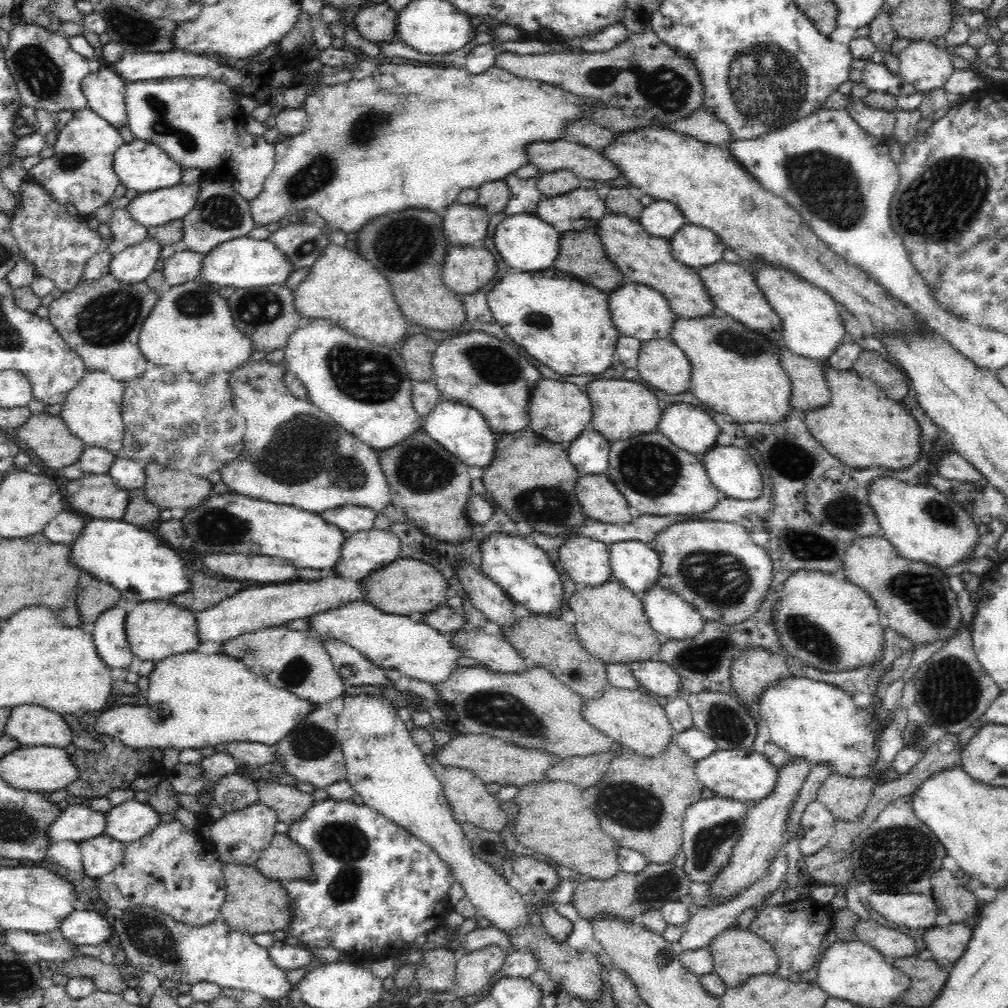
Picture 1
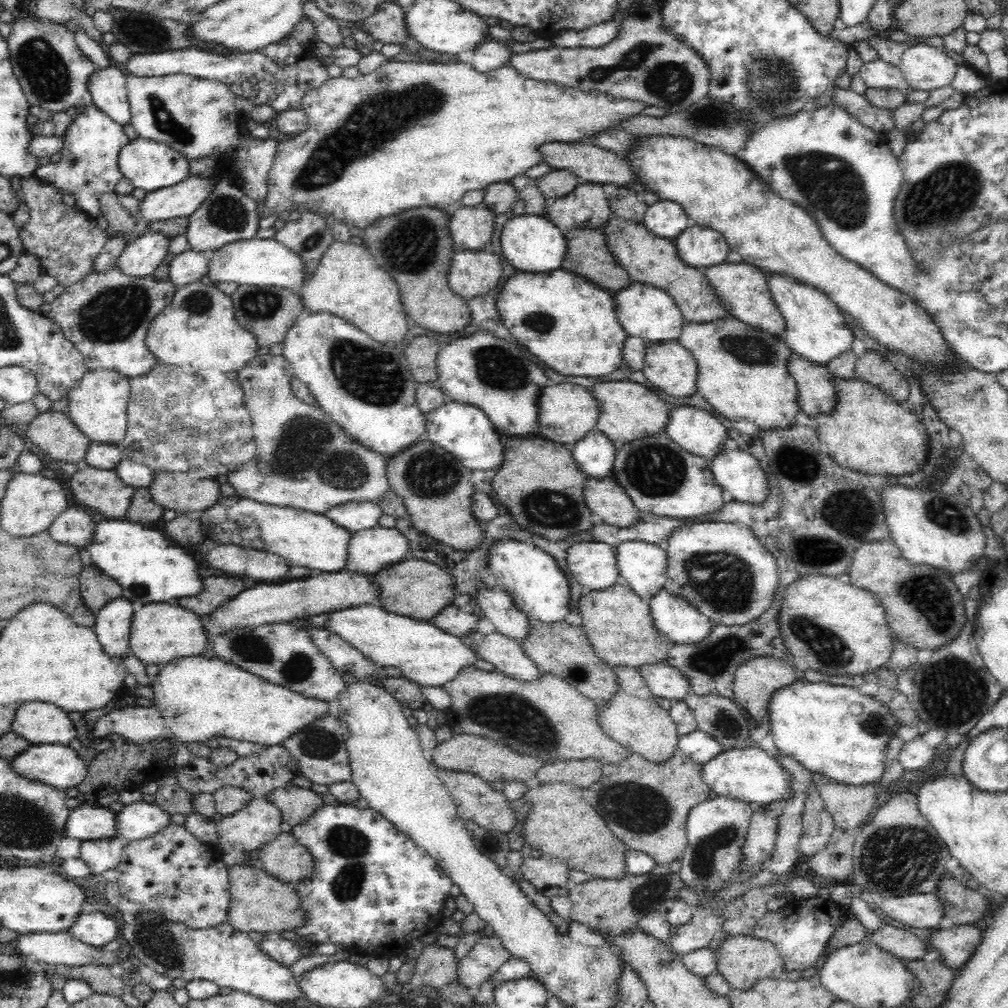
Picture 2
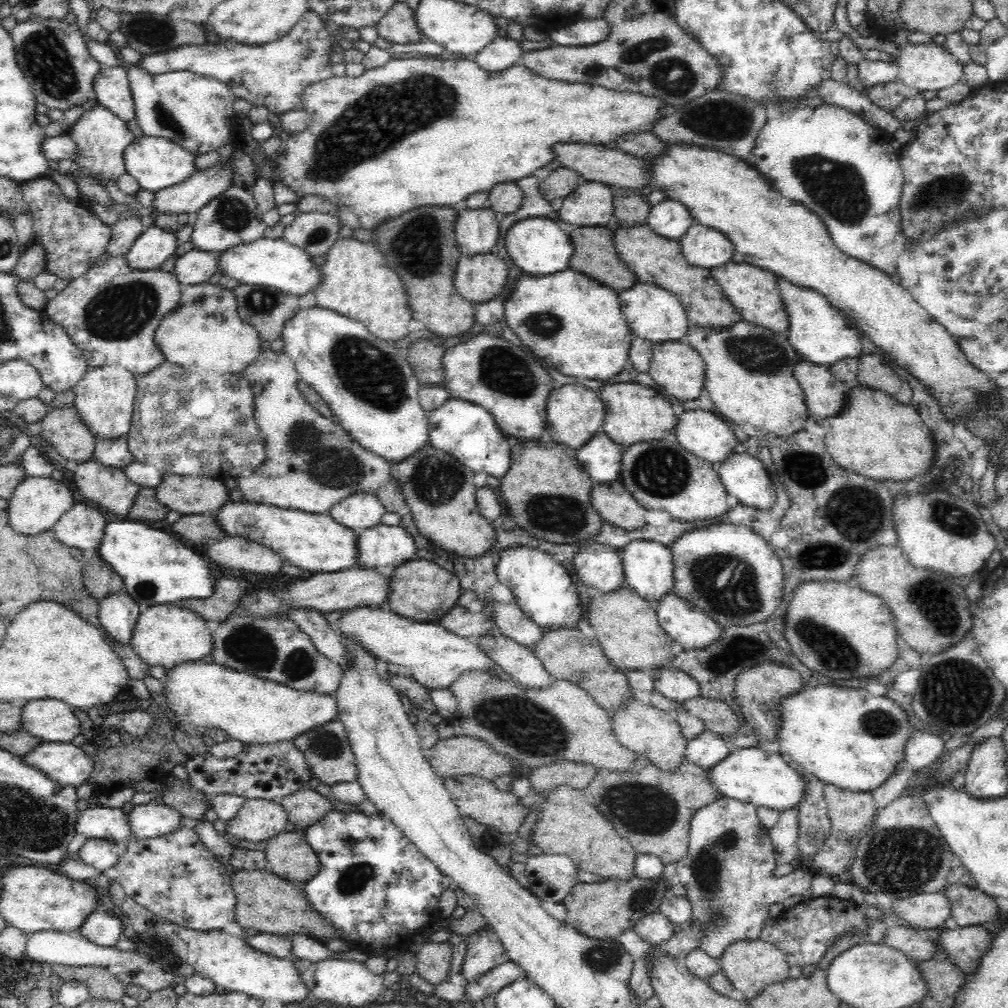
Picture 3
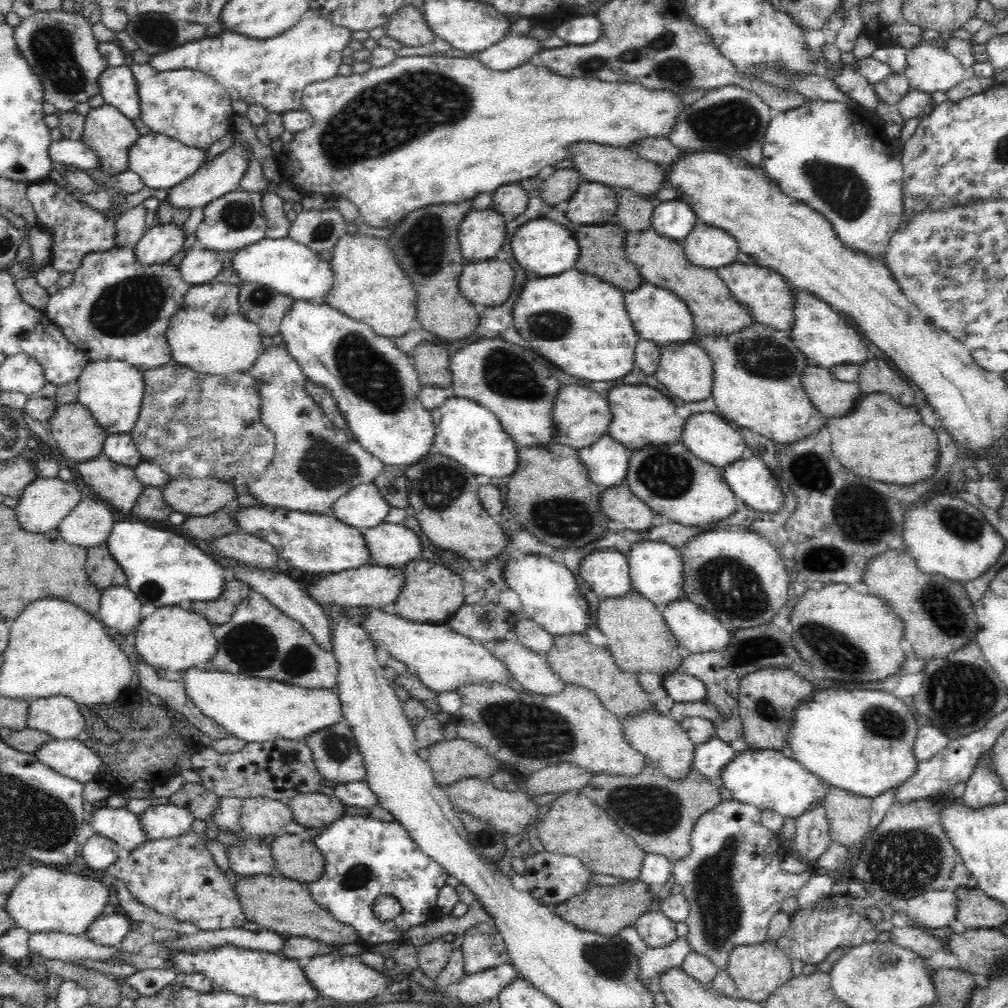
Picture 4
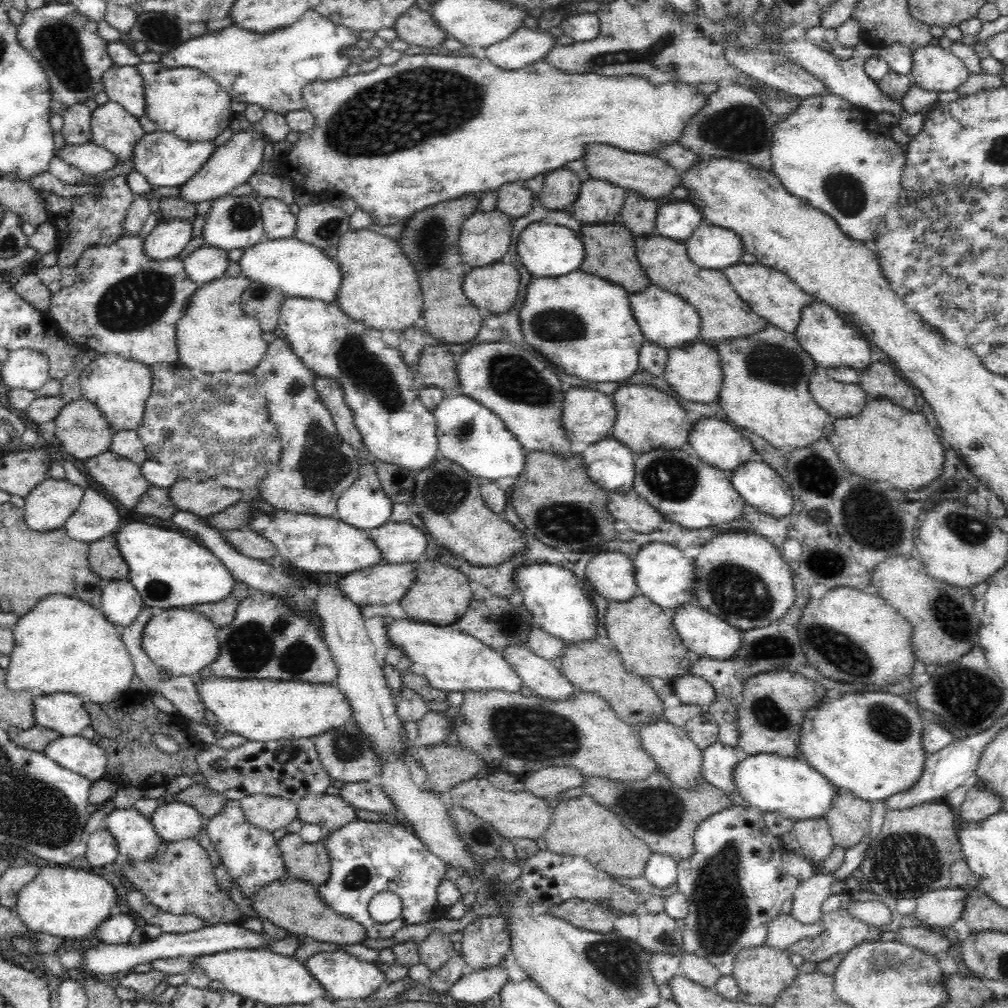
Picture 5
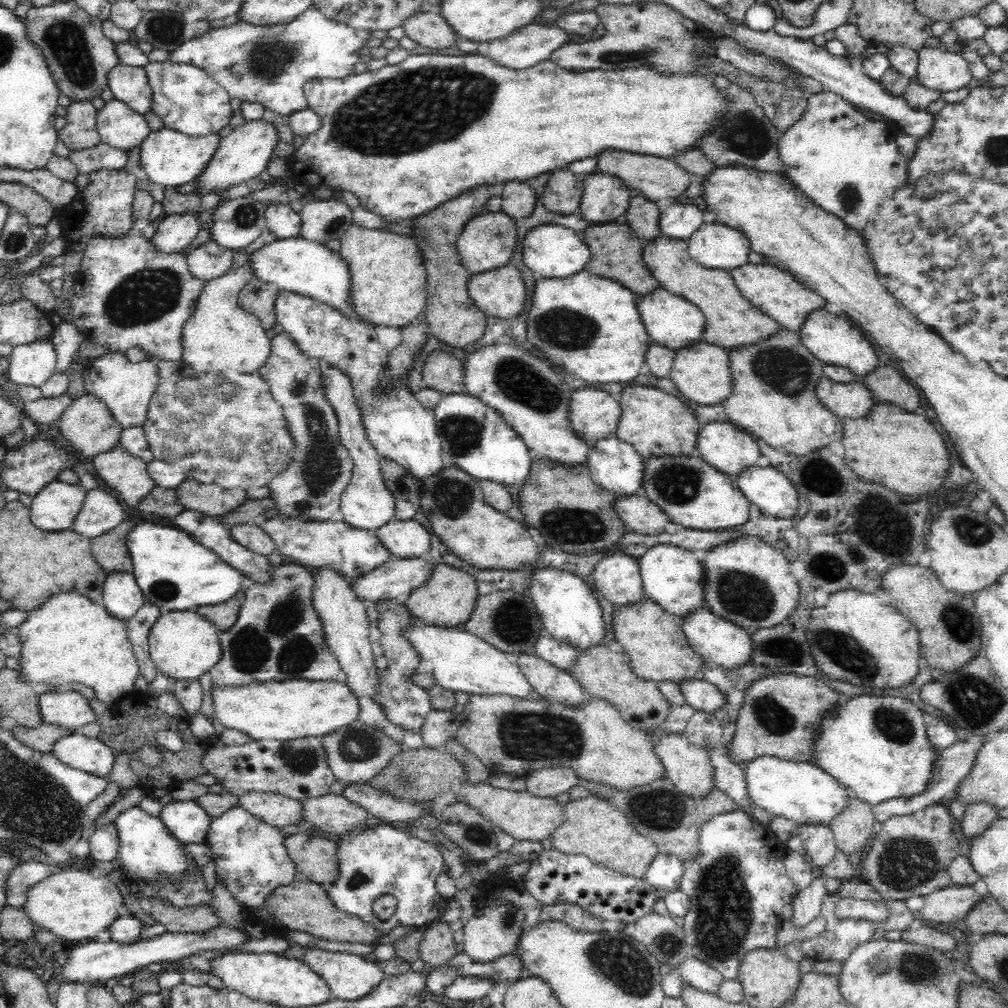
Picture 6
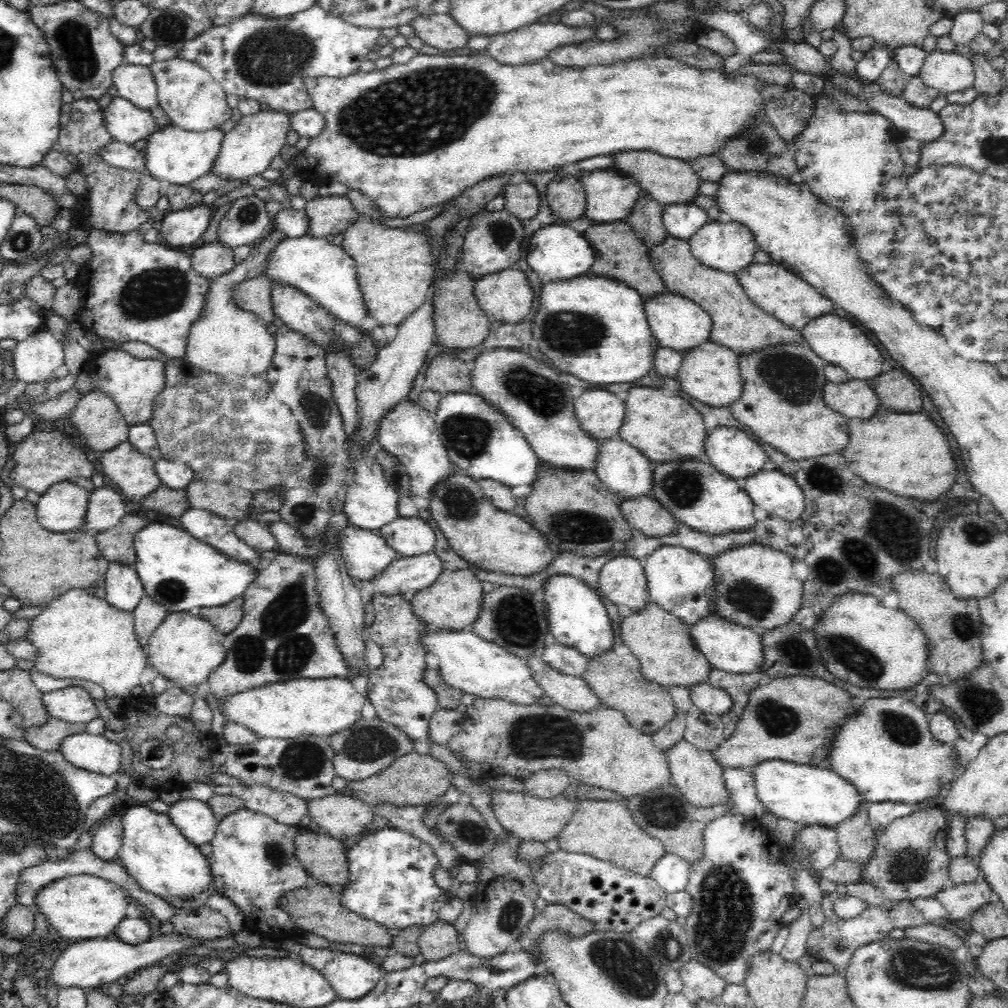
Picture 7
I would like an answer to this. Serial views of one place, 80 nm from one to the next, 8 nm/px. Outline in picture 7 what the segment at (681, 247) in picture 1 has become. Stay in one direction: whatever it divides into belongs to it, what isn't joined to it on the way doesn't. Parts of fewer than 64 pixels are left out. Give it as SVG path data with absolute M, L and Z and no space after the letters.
M724 219L708 220L688 241L692 256L705 267L730 274L735 274L752 263L756 251L756 241L752 232L748 231L748 227L744 227L736 221Z

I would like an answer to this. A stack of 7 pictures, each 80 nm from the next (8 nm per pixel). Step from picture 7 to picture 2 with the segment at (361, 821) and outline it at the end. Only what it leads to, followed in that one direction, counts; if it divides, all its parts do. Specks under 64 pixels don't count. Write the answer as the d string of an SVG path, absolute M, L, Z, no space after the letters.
M304 783L292 784L289 788L275 789L266 797L281 813L284 823L305 824L308 818L323 804L319 794L315 794Z

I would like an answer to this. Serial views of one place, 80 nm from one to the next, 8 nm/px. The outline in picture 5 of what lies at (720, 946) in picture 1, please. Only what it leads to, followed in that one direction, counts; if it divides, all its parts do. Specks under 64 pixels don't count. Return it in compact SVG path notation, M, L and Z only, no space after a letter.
M764 944L740 951L739 954L736 954L734 962L732 962L731 974L738 985L736 1000L766 1007L772 1006L780 992L791 986L792 980L798 975L796 969L790 960L790 955L785 951Z

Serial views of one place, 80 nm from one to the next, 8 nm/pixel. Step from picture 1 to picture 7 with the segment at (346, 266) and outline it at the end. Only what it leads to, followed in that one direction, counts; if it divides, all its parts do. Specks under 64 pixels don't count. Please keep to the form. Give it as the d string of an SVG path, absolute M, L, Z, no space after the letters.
M366 216L358 217L356 222L353 222L343 232L343 242L341 247L344 252L348 253L354 259L356 265L356 278L360 293L362 293L365 308L367 308L368 316L378 321L378 324L385 326L400 326L408 316L418 311L420 306L426 304L427 294L432 285L432 248L428 243L427 235L416 234L416 232L406 232L402 228L384 228L378 226L378 223L372 224Z

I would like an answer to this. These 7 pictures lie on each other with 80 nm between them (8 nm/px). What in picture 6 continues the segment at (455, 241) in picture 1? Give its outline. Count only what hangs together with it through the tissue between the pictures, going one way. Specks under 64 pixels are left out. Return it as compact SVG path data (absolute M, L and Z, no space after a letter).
M501 210L498 212L483 211L464 224L457 238L457 251L461 264L471 275L491 271L492 268L507 264L516 244L516 221Z

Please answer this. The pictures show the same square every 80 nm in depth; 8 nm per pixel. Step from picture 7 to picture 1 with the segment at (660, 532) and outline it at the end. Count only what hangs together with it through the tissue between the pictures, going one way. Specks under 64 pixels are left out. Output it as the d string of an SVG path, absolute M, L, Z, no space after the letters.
M602 473L581 475L574 492L579 503L584 505L584 512L588 512L588 518L610 524L628 524L633 519L624 495Z

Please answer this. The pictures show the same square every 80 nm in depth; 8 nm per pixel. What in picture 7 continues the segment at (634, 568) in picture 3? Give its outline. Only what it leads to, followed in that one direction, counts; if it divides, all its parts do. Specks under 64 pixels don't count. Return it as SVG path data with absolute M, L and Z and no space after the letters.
M660 546L642 562L650 601L687 625L696 624L702 616L715 614L712 594L716 579L710 558L680 546Z

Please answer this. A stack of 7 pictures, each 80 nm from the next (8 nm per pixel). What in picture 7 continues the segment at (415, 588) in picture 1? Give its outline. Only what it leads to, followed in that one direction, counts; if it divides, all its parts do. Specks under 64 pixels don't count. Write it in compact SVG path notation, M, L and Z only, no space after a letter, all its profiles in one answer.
M466 568L446 570L440 572L437 580L422 591L416 592L410 600L412 612L420 617L426 625L434 624L439 630L465 630L470 629L472 622L478 618L478 612L482 606L485 593L482 584L474 573Z

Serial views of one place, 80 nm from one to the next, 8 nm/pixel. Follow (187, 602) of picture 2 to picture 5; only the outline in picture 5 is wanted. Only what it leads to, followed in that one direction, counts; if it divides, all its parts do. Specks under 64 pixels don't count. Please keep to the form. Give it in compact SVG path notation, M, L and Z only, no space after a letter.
M235 582L232 592L220 602L208 604L190 604L190 610L203 614L218 629L228 626L234 618L235 610L250 593L250 589L240 582Z

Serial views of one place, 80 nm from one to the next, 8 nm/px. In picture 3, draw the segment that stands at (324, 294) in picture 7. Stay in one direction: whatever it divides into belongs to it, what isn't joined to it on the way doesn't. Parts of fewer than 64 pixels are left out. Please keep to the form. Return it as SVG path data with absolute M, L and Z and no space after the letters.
M282 237L277 239L259 238L248 244L240 244L239 246L228 248L224 252L218 252L216 254L216 277L225 276L228 278L234 278L241 284L255 284L255 285L268 285L272 288L290 294L295 297L304 296L308 292L312 291L312 288L316 287L316 284L320 283L320 268L310 259L306 250L296 247L288 243L286 239Z

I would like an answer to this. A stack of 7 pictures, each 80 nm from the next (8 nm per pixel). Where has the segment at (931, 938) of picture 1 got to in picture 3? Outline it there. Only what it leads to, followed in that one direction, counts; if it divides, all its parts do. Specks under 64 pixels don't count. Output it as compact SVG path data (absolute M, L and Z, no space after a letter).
M984 925L946 929L939 935L936 944L947 955L949 962L968 974L976 970L980 958L990 948L992 933L993 930Z

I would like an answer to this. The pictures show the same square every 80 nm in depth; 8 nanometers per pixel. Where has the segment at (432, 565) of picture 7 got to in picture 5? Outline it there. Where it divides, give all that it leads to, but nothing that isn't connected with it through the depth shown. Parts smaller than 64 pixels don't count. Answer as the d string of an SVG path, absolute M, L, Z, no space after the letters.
M382 561L339 577L337 589L358 606L392 604L408 592L416 580L415 565Z

